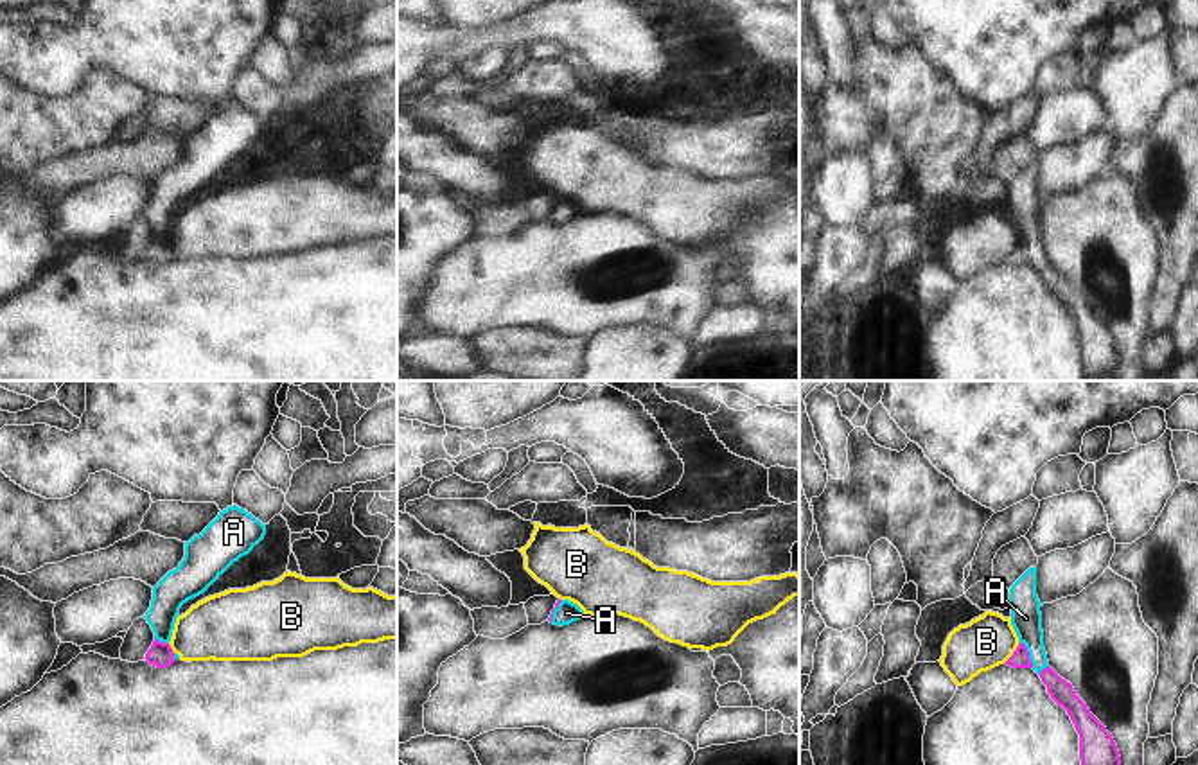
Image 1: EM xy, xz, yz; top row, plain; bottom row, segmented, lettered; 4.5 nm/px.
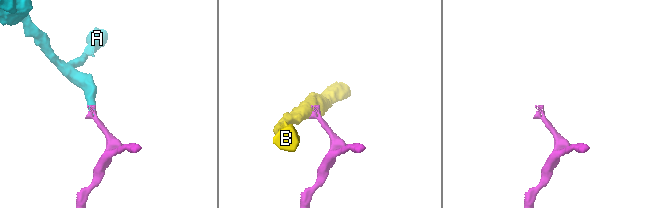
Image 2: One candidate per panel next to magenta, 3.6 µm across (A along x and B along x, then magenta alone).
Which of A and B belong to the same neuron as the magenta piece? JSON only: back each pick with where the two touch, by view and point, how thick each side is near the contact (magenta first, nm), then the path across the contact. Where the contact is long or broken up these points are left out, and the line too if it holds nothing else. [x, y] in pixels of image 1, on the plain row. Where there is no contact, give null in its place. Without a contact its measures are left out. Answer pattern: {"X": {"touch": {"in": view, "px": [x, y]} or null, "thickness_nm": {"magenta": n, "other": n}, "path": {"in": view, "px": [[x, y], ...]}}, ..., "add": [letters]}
{"A": {"touch": {"in": "yz", "px": [1028, 252]}, "thickness_nm": {"magenta": 80, "other": 140}, "path": {"in": "yz", "px": [[1021, 254], [1028, 252], [1026, 216]]}}, "add": ["A"]}

